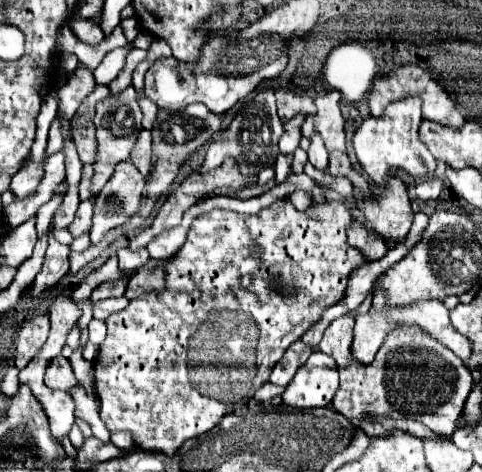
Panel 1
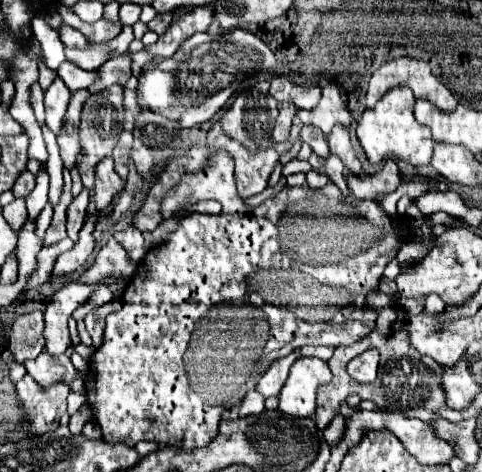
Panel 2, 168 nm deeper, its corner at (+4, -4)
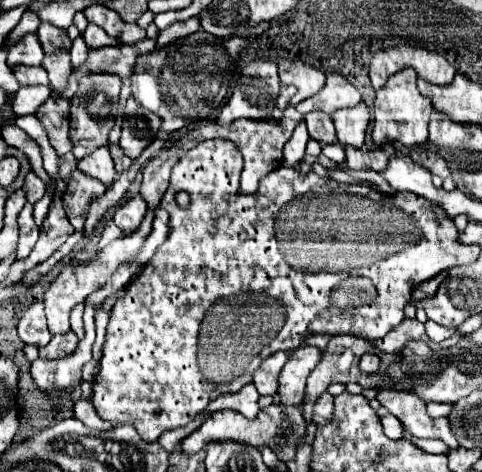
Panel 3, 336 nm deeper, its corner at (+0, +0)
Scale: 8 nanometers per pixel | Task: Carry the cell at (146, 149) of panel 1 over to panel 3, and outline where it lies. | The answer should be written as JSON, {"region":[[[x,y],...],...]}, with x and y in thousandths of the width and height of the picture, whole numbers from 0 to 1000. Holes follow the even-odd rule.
{"region":[[[226,305],[226,318],[230,318],[230,326],[234,326],[239,360],[243,360],[243,364],[259,364],[259,360],[276,347],[276,339],[272,339],[272,335],[263,335],[263,331],[255,326],[255,318],[251,318],[251,309],[247,309],[247,305]]]}

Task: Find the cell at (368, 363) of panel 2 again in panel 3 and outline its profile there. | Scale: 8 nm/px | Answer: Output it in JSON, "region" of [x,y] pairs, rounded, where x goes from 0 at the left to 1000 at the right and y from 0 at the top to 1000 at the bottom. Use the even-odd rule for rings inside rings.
{"region":[[[761,746],[749,754],[749,767],[745,767],[745,780],[757,788],[757,792],[782,792],[786,780],[790,780],[790,758],[774,746]]]}

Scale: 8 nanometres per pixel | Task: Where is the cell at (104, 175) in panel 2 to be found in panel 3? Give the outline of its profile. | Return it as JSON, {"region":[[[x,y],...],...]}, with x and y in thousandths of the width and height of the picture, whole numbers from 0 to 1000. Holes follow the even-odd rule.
{"region":[[[205,314],[205,318],[197,318],[197,322],[185,326],[180,335],[164,339],[160,356],[164,356],[168,364],[176,364],[180,373],[210,381],[218,394],[230,394],[230,390],[234,390],[239,347],[234,347],[234,335],[230,335],[230,326],[226,326],[226,314]]]}

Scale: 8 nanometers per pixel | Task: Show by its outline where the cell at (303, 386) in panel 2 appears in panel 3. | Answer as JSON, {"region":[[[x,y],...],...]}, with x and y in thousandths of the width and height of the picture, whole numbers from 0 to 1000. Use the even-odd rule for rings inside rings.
{"region":[[[624,733],[600,746],[595,775],[587,775],[587,792],[579,797],[579,847],[587,860],[629,860],[633,809],[666,758],[670,746],[649,733]]]}

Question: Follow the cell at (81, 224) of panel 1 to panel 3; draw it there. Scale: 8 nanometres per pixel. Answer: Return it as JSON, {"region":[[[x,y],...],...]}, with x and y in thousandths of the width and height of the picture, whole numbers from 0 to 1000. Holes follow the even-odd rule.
{"region":[[[156,360],[147,369],[147,386],[139,394],[131,424],[135,424],[135,449],[139,449],[156,487],[172,487],[189,428],[197,419],[205,419],[218,403],[222,398],[205,381],[193,381],[164,360]]]}

